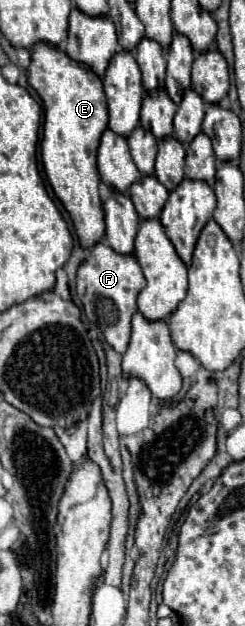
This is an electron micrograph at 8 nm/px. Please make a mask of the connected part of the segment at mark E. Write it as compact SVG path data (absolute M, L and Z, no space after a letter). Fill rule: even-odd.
M37 43L31 51L29 85L39 93L45 107L41 159L47 179L69 211L81 247L89 249L105 237L105 213L99 199L97 171L97 147L109 123L103 81L85 65L71 61L61 49Z

